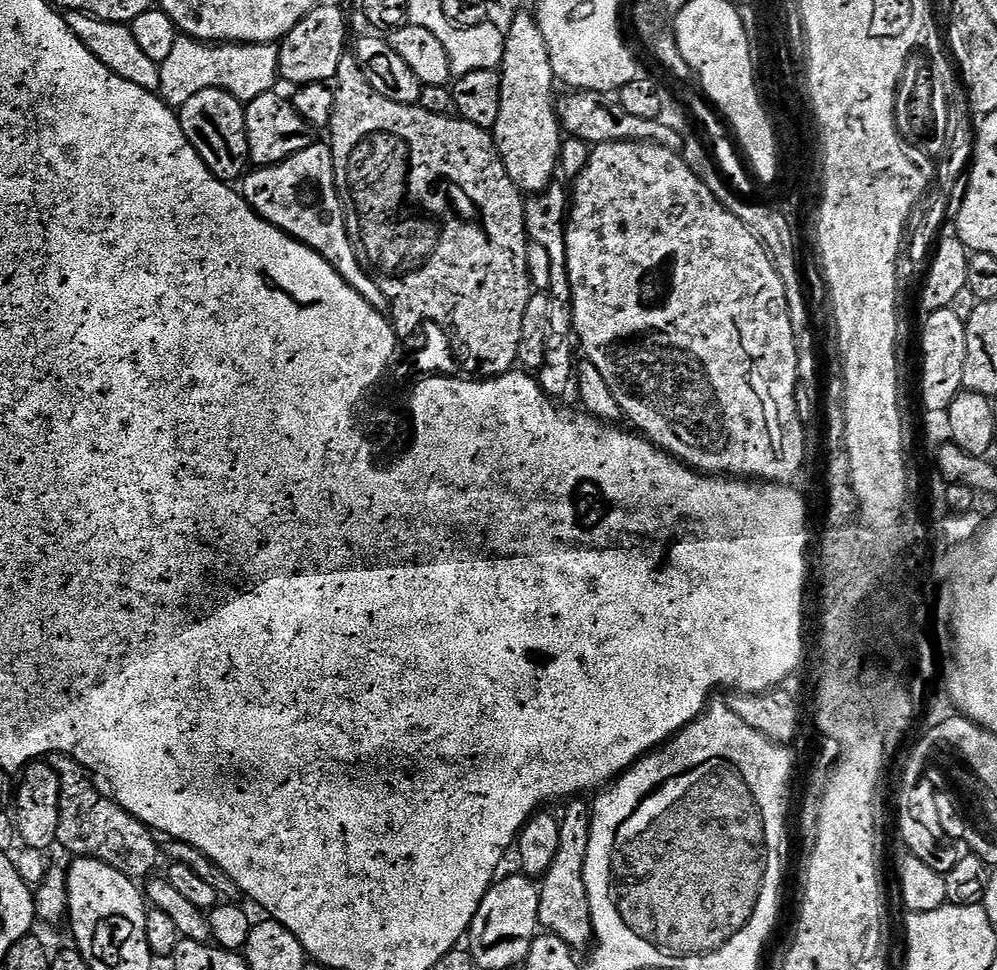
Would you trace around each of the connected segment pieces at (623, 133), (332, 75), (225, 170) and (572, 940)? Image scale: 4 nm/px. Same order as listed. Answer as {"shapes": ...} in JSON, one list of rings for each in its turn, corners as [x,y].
{"shapes":[[[[583,90],[569,92],[572,92],[569,96],[561,95],[556,101],[556,113],[560,119],[560,127],[569,137],[584,140],[590,146],[637,140],[643,144],[657,144],[663,148],[680,150],[684,147],[684,136],[674,131],[671,123],[665,122],[663,119],[651,120],[629,114],[620,105],[619,99],[603,92],[585,92]]],[[[324,4],[312,11],[294,30],[290,30],[283,40],[279,41],[280,53],[279,75],[284,76],[292,86],[305,84],[328,84],[335,81],[338,66],[346,55],[348,44],[348,20],[336,4]]],[[[221,88],[202,90],[178,108],[180,125],[186,138],[194,146],[194,150],[198,150],[208,169],[225,182],[239,181],[250,168],[244,110],[245,105],[241,101]]],[[[576,798],[565,810],[564,816],[559,817],[558,851],[554,862],[550,864],[542,879],[539,881],[540,901],[538,914],[540,928],[545,933],[552,933],[568,943],[573,950],[580,950],[593,943],[592,911],[590,898],[586,890],[586,854],[590,850],[590,830],[592,829],[592,814],[587,803]]]]}

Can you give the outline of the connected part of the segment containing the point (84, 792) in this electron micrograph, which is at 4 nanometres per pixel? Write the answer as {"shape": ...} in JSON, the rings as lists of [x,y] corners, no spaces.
{"shape":[[[60,758],[55,761],[54,767],[60,775],[61,780],[61,824],[59,833],[59,843],[65,844],[70,851],[76,852],[77,857],[95,856],[97,860],[106,862],[110,866],[114,866],[114,870],[118,870],[122,874],[126,874],[131,880],[144,882],[153,875],[151,873],[160,864],[160,856],[162,860],[162,844],[158,839],[157,833],[151,828],[146,827],[141,820],[134,818],[134,814],[120,805],[117,800],[112,799],[107,794],[98,793],[92,789],[94,780],[89,773],[74,760]]]}

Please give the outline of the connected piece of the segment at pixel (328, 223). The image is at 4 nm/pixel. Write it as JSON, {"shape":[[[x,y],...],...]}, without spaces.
{"shape":[[[314,142],[306,150],[286,158],[281,164],[256,168],[243,177],[242,195],[256,213],[266,222],[280,228],[287,236],[312,248],[346,281],[370,306],[387,313],[390,308],[388,294],[378,286],[375,276],[366,271],[358,248],[348,237],[348,224],[344,221],[344,204],[336,189],[336,160],[327,143]]]}

